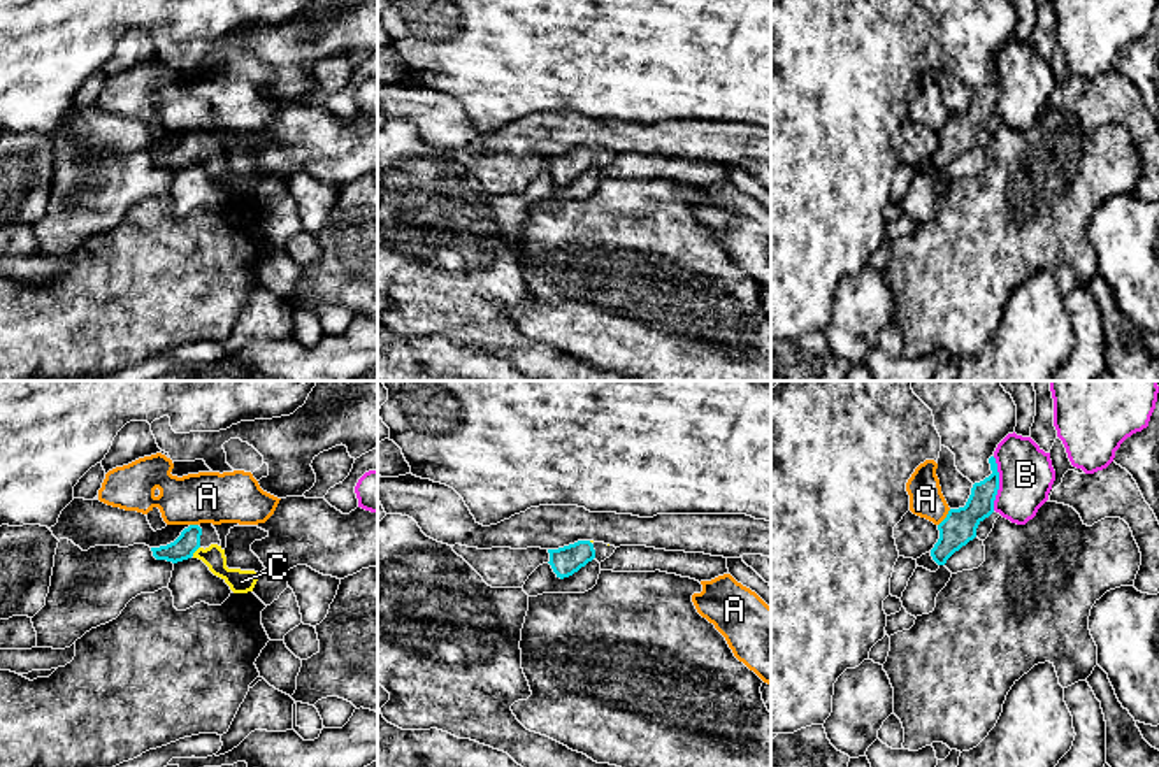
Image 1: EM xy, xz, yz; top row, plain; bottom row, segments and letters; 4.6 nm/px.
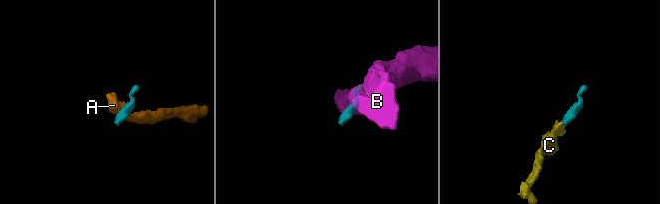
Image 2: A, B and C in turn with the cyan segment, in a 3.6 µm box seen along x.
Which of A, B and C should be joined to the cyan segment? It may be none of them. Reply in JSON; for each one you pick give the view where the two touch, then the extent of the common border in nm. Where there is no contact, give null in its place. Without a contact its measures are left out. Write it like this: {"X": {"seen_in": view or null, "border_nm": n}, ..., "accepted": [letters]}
{"C": {"seen_in": "xy", "border_nm": 60}, "accepted": ["C"]}

